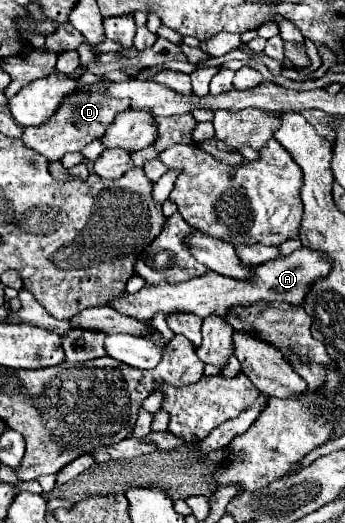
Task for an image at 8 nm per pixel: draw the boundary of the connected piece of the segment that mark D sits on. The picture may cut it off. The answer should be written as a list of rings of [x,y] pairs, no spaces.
[[[102,79],[102,81],[92,83],[88,89],[80,89],[80,91],[76,89],[72,93],[68,93],[64,97],[66,103],[58,107],[58,111],[50,117],[48,123],[24,129],[24,133],[22,133],[24,145],[38,151],[48,161],[58,161],[64,157],[64,153],[82,151],[90,141],[100,139],[106,133],[106,127],[116,119],[116,115],[130,107],[128,99],[116,99],[116,97],[108,95],[108,89],[106,89],[108,85],[112,85],[112,81]]]

